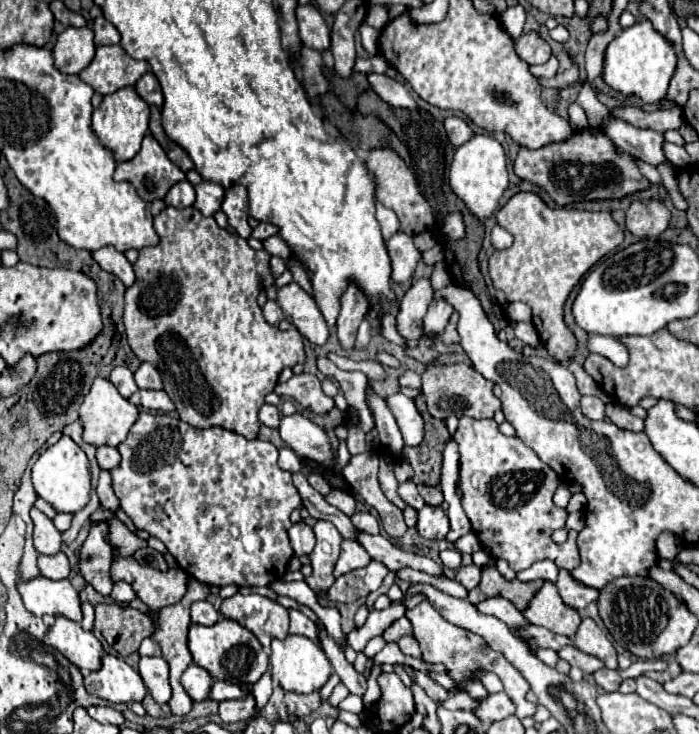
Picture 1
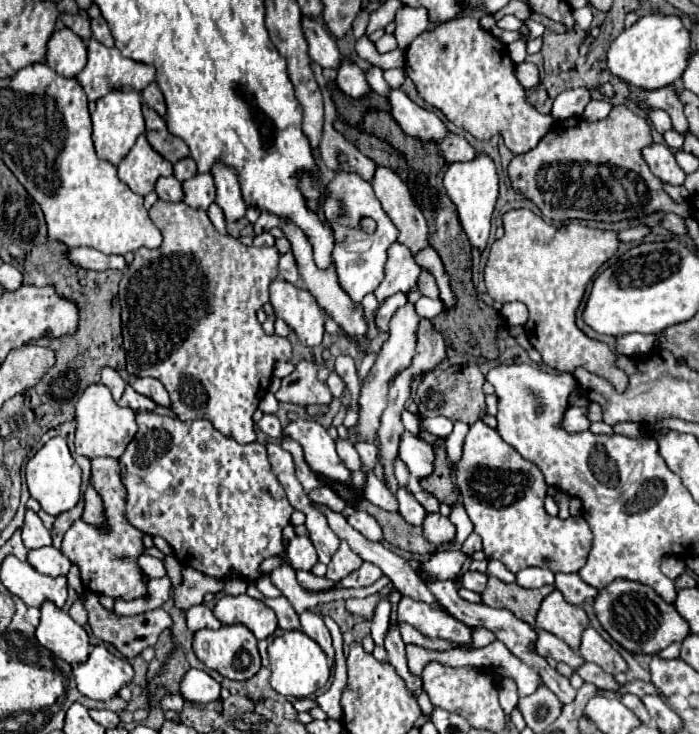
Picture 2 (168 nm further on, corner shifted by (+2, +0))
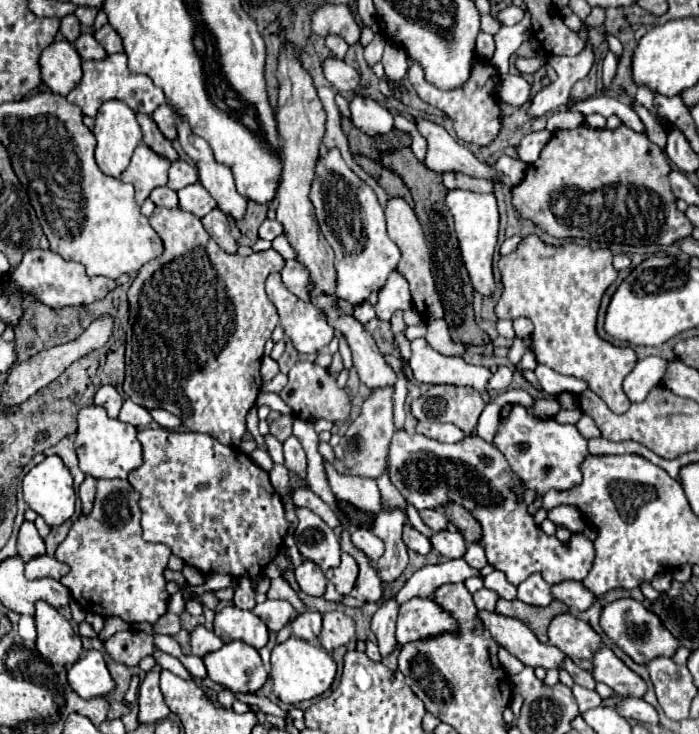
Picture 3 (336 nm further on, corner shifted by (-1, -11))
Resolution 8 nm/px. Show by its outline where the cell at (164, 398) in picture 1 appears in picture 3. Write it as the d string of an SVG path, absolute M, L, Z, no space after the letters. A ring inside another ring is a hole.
M126 399L126 401L124 401L122 411L120 411L118 419L120 419L120 421L124 421L124 423L134 425L134 427L138 427L138 429L146 427L146 425L152 421L150 413L148 413L144 407L140 407L138 403L134 403L132 399Z

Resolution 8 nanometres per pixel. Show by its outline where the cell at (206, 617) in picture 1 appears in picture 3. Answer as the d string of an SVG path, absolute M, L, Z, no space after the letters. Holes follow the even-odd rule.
M196 625L196 629L190 633L190 641L192 641L192 653L198 657L204 657L206 653L216 651L224 645L220 637L214 631L206 629L204 625Z

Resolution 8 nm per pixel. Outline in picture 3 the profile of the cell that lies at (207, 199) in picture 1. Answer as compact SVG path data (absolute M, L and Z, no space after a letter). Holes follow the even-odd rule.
M194 183L194 185L188 185L184 189L178 191L178 199L180 199L180 209L182 211L188 211L188 213L194 213L196 217L204 217L208 215L214 207L216 207L216 201L214 197L200 185L200 183Z

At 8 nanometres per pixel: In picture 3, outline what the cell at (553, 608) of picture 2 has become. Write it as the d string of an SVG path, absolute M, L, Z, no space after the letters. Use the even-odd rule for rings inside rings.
M560 613L548 627L548 643L556 645L578 667L590 669L592 655L602 645L600 635L572 613Z

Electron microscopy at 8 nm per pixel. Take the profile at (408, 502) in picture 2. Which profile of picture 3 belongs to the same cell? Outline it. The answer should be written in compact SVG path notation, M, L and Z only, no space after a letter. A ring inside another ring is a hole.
M410 523L404 525L404 543L408 549L414 549L416 553L420 555L426 555L432 551L432 545L430 545L430 539L426 535L422 535L416 527L412 527Z

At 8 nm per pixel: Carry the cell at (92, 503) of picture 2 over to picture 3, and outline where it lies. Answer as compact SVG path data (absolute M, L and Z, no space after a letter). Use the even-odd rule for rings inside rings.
M86 477L84 483L78 489L78 497L82 501L82 513L88 515L92 511L92 503L94 503L94 493L96 493L96 479L94 477Z

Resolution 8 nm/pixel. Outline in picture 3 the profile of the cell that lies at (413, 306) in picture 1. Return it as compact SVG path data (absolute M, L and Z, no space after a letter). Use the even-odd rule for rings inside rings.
M378 387L376 391L370 391L370 395L364 399L360 407L360 415L350 423L338 447L334 447L336 453L334 467L340 473L376 479L384 471L388 457L388 443L396 431L392 423L392 405L394 405L392 395L394 395L394 387Z

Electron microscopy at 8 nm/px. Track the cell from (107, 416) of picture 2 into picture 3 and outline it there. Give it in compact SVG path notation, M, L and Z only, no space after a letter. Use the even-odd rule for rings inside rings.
M92 405L84 407L78 415L78 435L76 435L76 451L80 469L94 479L126 479L130 471L142 465L142 445L136 439L136 427L124 423L120 419L108 417L104 407Z

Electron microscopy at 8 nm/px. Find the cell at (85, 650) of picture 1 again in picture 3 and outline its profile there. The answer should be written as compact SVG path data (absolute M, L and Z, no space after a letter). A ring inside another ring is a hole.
M38 601L34 619L38 629L36 649L44 659L64 667L70 667L76 659L80 659L84 653L80 635L74 633L72 625L58 613L58 609L46 601Z

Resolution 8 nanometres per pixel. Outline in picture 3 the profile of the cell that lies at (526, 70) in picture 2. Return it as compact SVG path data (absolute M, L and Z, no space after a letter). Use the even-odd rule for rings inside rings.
M502 75L496 97L506 105L524 105L530 99L532 85L522 75Z

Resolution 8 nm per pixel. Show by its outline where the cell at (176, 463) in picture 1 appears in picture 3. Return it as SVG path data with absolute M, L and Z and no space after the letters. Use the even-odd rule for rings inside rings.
M140 429L144 463L128 475L140 493L142 537L164 543L204 577L228 573L256 577L278 555L290 521L268 473L240 449L226 447L206 433Z

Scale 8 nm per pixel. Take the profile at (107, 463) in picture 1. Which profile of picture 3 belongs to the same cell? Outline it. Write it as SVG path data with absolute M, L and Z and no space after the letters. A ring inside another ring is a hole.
M100 479L92 513L80 515L56 549L56 559L70 567L70 573L60 583L70 589L84 611L104 617L118 615L130 625L140 621L156 623L166 613L164 569L172 553L162 543L146 543L142 539L138 499L138 493L126 479Z

